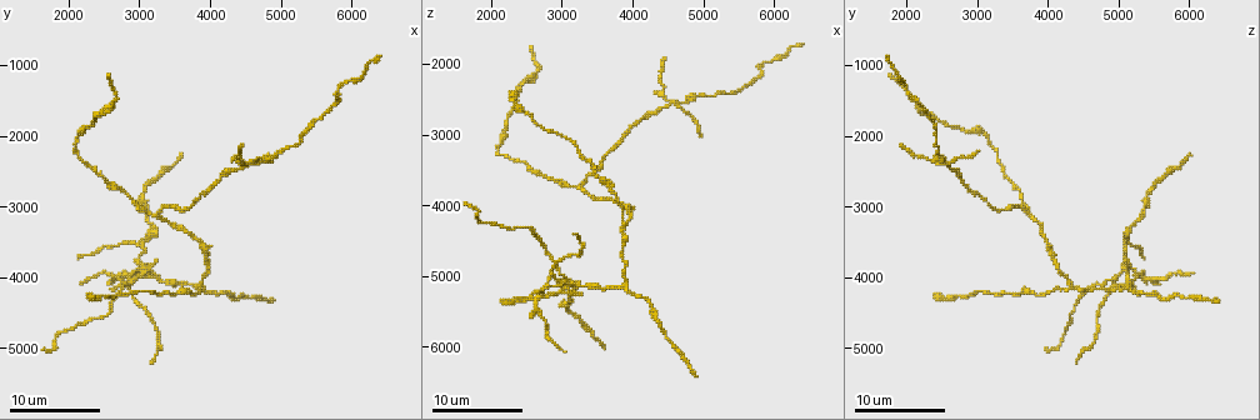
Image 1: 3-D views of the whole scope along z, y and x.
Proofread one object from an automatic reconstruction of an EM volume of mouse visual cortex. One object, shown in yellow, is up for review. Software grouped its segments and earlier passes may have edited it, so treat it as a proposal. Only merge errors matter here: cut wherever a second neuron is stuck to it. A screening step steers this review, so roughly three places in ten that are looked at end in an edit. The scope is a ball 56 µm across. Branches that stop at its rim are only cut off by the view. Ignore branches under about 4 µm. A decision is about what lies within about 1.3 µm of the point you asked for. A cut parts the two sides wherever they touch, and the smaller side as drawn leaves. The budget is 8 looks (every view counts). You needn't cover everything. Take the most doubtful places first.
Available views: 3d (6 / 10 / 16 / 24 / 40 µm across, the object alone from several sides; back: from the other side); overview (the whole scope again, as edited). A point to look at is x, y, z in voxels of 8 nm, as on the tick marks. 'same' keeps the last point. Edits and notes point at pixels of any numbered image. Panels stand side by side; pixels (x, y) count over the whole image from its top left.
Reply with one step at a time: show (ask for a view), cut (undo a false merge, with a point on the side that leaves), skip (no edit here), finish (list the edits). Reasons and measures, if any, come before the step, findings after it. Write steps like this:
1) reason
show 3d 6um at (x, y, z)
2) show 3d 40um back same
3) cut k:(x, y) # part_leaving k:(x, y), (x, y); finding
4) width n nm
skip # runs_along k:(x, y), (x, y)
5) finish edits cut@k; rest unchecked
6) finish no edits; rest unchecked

looks like a crossing
show 3d 10um at (4500, 2350, 2550)

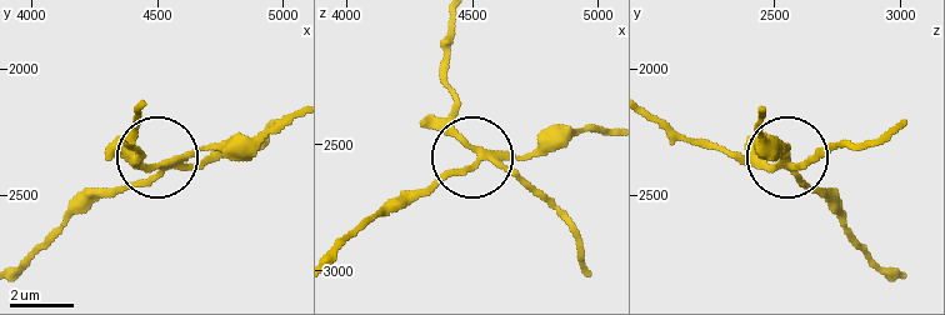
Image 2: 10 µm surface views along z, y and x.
side_arm 6 um
cut 2:(134, 164) # part_leaving 2:(786, 163), (658, 130); a second neuron is stuck on

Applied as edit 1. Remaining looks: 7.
show overview

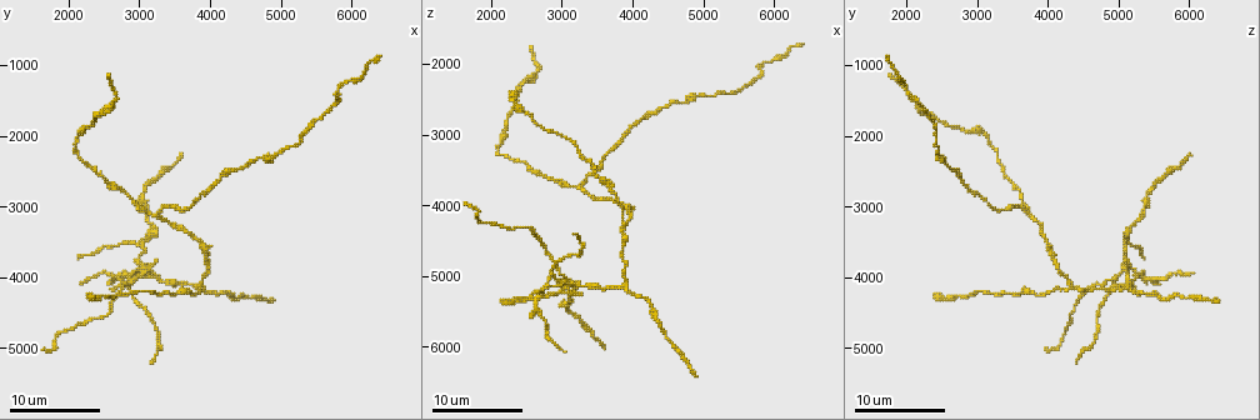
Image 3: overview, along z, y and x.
show 3d 16um at (3850, 4150, 4300)

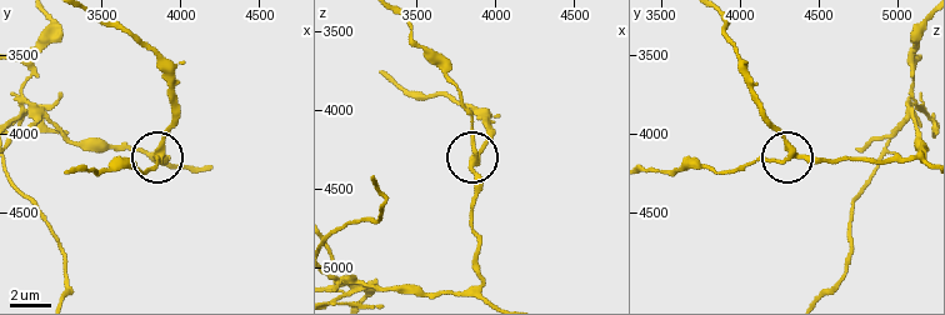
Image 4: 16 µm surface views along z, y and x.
skip # runs_along 4:(119, 28), (153, 53), (168, 89), (173, 124), (155, 164); one neuron here

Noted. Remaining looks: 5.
three arms meet
show 3d 10um at (3300, 3100, 3700)

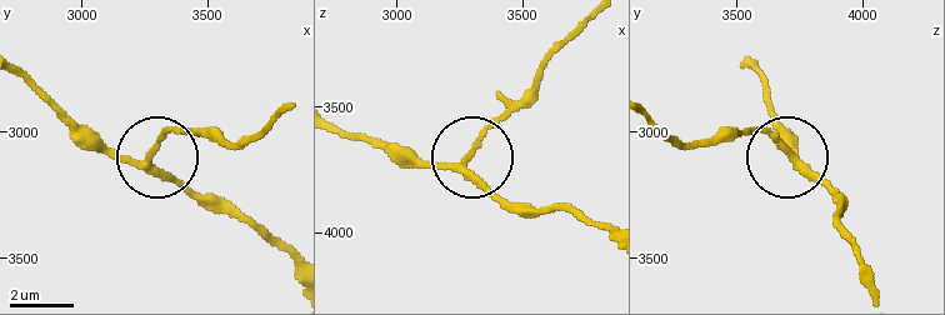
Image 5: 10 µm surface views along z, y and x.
width 200 nm
skip # runs_along 5:(230, 215), (193, 199), (149, 159), (120, 159), (83, 143); one neuron here

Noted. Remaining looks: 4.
a fork
show 3d 6um at (3850, 4200, 5150)

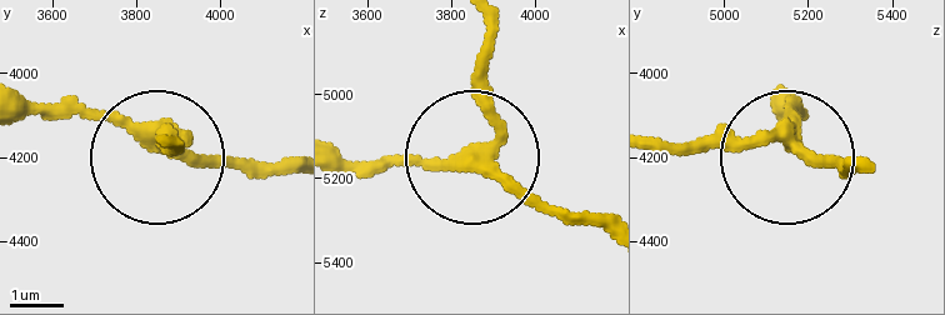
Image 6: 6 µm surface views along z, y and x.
arms 3
skip # runs_along 6:(661, 141), (756, 141), (864, 168); continuous, no second neuron

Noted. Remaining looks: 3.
finish edits cut@2; rest unchecked

